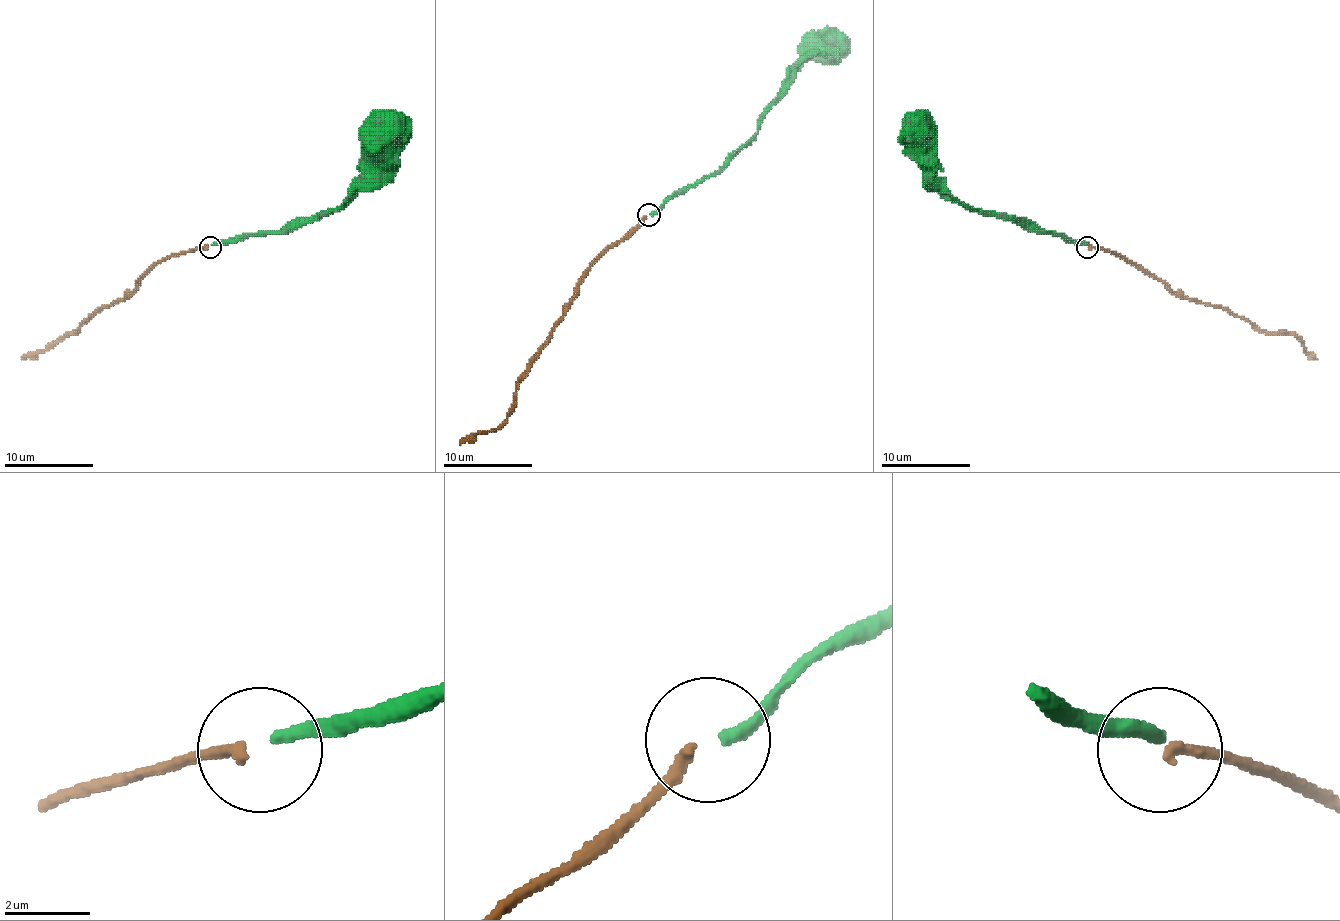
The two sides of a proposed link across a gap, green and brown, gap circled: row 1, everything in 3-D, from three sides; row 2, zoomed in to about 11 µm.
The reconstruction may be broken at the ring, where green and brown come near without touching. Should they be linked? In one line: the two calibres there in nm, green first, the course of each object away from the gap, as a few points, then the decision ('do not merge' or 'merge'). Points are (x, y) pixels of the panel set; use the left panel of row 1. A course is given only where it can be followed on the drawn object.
calibres 320 and 280 nm; course green (212, 245), (285, 233), (335, 211), (362, 175), (364, 148), (375, 137), (386, 135); course brown (207, 247), (171, 254), (151, 269), (124, 298), (106, 305), (75, 332), (66, 332), (57, 341), (21, 359); do not merge

